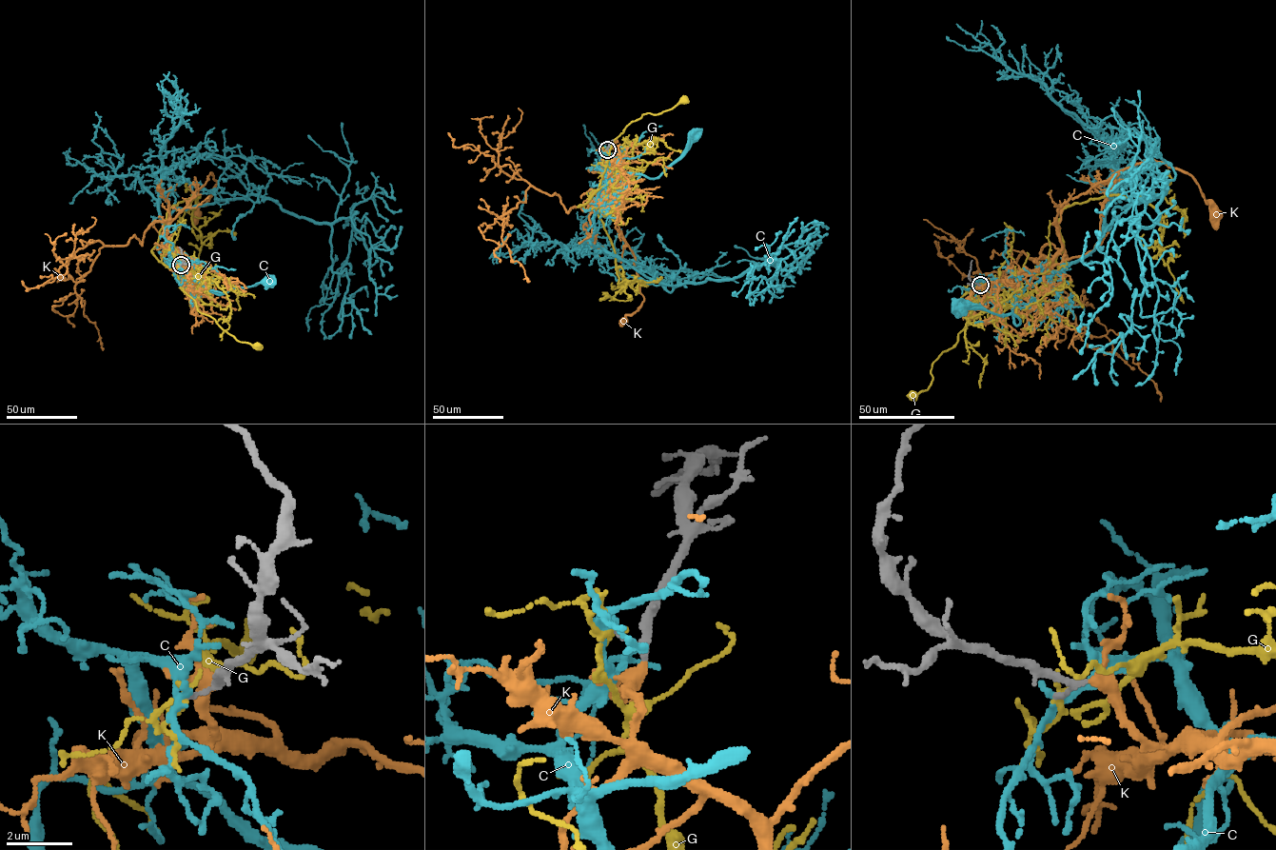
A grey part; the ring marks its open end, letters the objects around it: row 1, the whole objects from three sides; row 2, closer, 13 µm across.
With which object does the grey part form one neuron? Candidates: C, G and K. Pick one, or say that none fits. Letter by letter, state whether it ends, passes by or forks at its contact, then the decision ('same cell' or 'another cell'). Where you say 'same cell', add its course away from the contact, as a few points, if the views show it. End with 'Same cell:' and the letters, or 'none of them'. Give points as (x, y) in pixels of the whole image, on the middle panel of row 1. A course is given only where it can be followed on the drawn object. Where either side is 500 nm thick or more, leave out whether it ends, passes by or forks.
C: it passes by; another cell
G: it forks there; another cell
K: it forks there; same cell; it runs (607, 149), (613, 167), (593, 208), (604, 205), (615, 212), (635, 256), (643, 297), (623, 323)
Same cell: K

